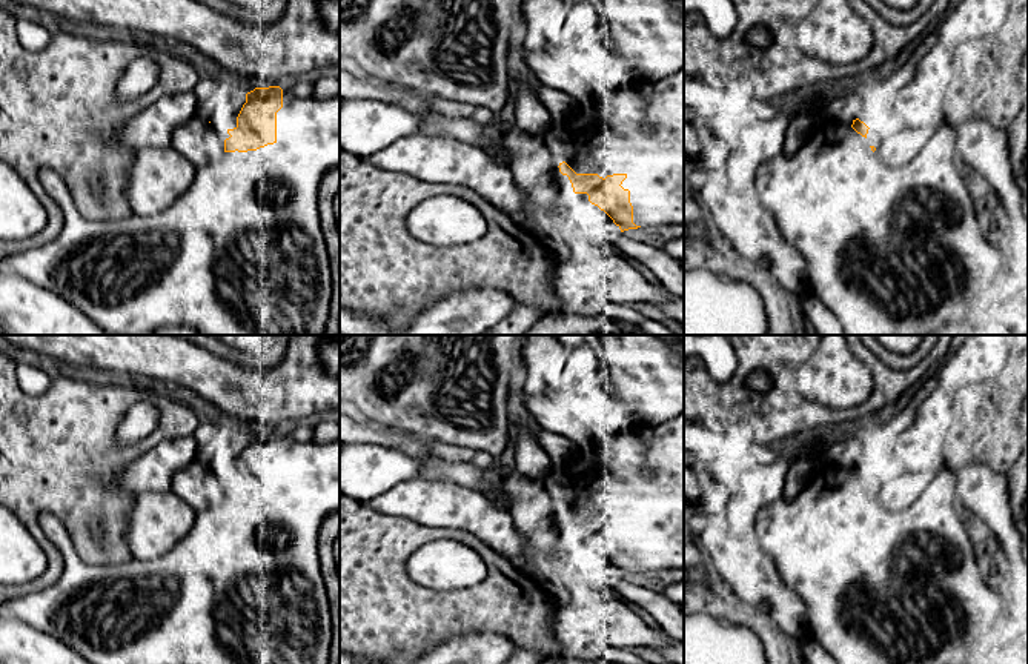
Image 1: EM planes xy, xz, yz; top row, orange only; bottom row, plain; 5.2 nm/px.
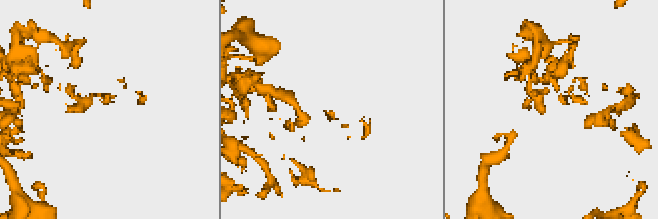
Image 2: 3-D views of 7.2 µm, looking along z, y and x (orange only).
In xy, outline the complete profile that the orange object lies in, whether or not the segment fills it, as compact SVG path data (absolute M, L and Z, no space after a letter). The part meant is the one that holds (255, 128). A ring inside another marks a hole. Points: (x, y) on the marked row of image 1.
M280 86L255 88L246 94L237 126L227 129L227 134L230 137L224 140L226 154L198 168L192 186L169 208L149 217L134 214L121 220L89 221L78 212L61 177L52 169L43 168L38 178L46 194L60 208L60 232L48 244L11 255L2 264L9 272L58 294L94 323L115 335L152 335L161 326L187 326L198 335L323 335L330 314L332 275L318 212L318 189L323 177L330 169L340 168L340 92L326 100L315 100L293 97Z

